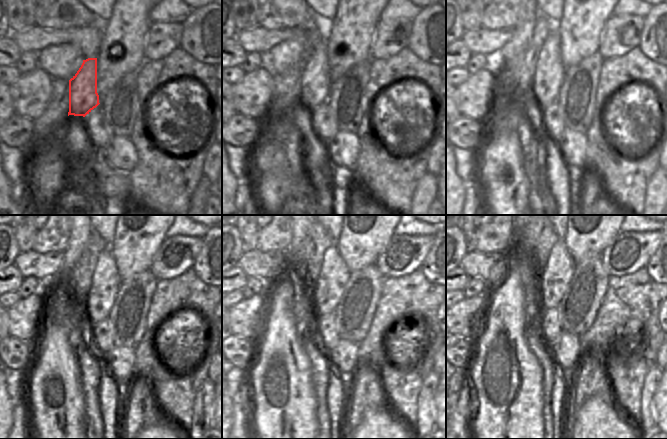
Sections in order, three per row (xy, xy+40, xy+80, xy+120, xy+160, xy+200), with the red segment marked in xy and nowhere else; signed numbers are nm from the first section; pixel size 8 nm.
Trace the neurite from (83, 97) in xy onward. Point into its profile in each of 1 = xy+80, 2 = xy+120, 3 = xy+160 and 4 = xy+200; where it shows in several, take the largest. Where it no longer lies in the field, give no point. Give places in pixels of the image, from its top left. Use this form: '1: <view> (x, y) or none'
1: xy+80 (549, 72)
2: xy+120 (105, 283)
3: xy+160 (326, 293)
4: xy+200 (553, 280)

